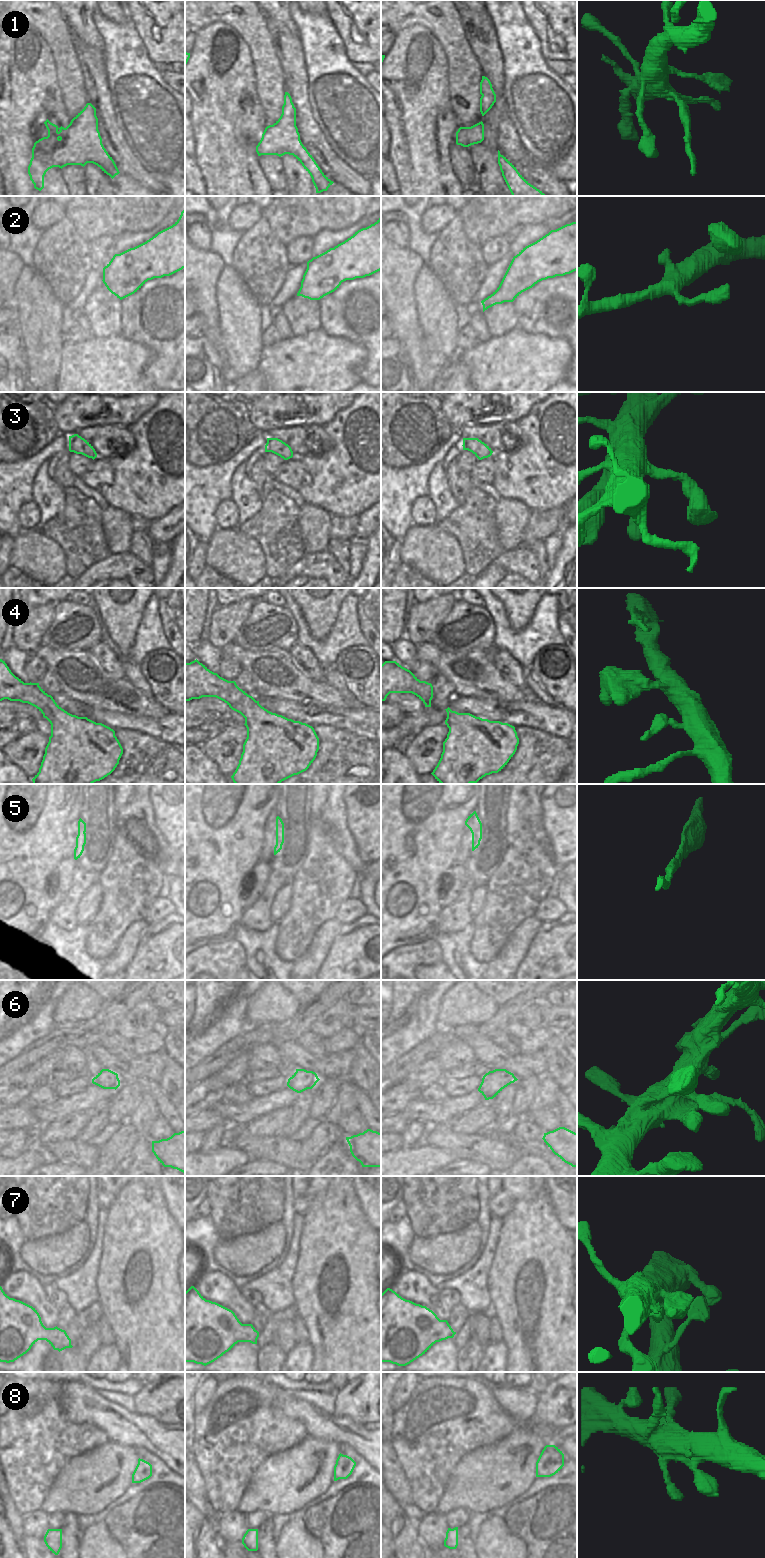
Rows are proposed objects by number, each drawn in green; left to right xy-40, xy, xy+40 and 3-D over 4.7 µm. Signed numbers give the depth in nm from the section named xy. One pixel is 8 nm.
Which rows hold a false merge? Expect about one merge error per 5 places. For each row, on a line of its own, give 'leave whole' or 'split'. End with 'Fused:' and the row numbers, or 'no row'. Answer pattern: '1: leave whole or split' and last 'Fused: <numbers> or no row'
1: split
2: leave whole
3: leave whole
4: leave whole
5: leave whole
6: leave whole
7: leave whole
8: leave whole
Fused: 1

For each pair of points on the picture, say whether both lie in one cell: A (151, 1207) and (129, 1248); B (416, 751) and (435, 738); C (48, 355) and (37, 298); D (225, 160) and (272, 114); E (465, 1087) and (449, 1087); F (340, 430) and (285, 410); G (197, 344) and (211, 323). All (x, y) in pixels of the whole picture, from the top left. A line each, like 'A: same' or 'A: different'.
A: same
B: same
C: same
D: different
E: same
F: different
G: different

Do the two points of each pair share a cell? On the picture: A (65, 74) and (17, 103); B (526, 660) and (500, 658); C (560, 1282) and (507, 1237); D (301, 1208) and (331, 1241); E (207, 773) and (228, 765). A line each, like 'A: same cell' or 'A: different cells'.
A: different cells
B: different cells
C: same cell
D: different cells
E: different cells

